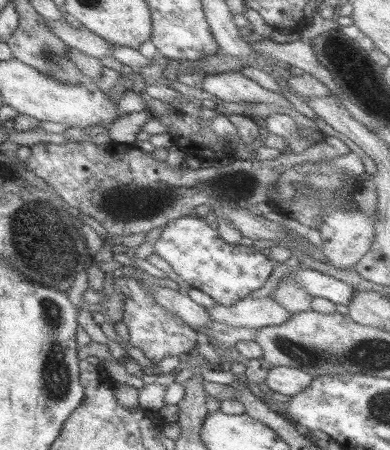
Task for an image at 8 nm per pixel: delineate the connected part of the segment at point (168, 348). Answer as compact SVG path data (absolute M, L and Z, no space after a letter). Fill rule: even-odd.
M127 276L115 277L112 286L114 293L121 294L124 303L123 319L130 335L130 344L142 350L152 363L158 364L167 356L185 358L191 348L198 343L199 334L189 327L179 316L162 308L154 299L143 290L140 282Z

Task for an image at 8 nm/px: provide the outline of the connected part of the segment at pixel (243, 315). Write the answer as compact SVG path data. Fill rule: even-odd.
M272 296L259 299L244 297L229 307L215 305L212 308L207 308L207 312L212 322L254 331L284 324L292 315L282 308L282 305L278 304Z

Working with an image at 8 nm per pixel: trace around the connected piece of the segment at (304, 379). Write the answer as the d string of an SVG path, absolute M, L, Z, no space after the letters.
M271 367L266 374L266 386L272 392L280 392L284 396L294 396L302 392L314 380L310 374L298 368Z

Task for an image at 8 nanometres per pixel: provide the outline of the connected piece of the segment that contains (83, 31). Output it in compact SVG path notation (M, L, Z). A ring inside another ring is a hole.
M45 20L47 27L68 47L72 47L92 58L100 59L111 56L113 44L101 39L86 28L76 29L68 23L58 20Z

